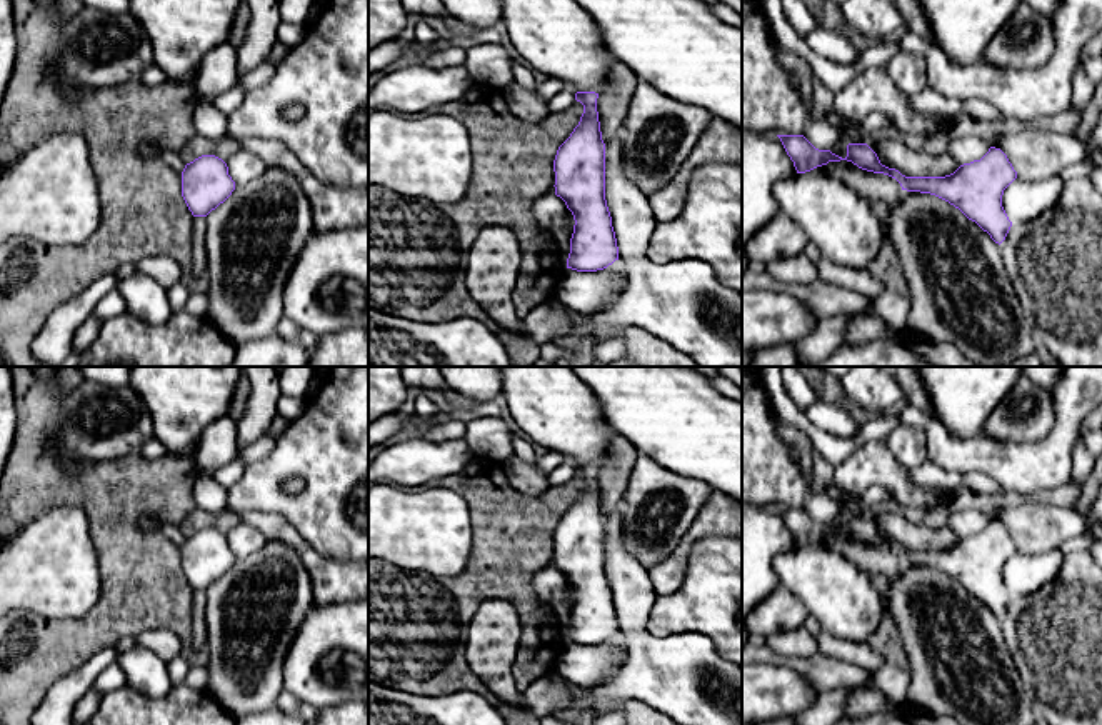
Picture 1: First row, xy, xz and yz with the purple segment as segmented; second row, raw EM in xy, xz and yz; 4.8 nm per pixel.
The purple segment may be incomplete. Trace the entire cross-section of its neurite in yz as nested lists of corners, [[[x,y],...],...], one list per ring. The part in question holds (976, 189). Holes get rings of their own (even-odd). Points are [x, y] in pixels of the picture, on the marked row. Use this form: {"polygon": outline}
{"polygon": [[[804,135],[777,137],[794,162],[797,173],[810,172],[829,162],[847,160],[862,170],[895,178],[902,190],[930,193],[949,202],[999,245],[1012,227],[1002,207],[1002,195],[1017,178],[1017,172],[1000,148],[990,147],[980,160],[964,163],[945,177],[905,177],[899,170],[882,165],[867,143],[849,143],[847,157],[842,158],[830,150],[815,148]]]}

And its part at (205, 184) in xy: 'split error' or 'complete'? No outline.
complete

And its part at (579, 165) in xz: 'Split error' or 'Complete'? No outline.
Complete

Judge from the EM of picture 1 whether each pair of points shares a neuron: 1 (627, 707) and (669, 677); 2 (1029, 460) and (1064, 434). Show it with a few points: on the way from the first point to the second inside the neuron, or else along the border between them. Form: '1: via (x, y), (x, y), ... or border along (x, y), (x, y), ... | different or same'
1: border along (599, 705), (637, 699), (654, 707) | different
2: via (1037, 460), (1056, 442) | same

